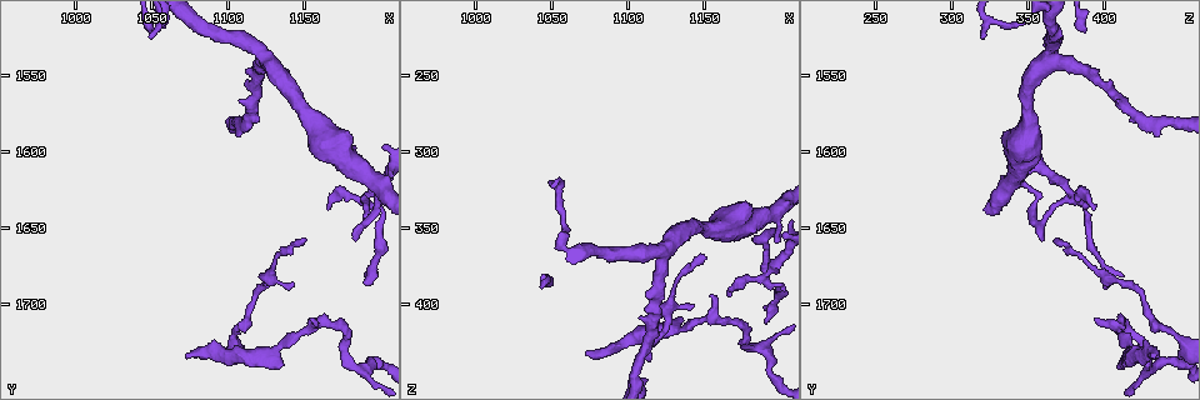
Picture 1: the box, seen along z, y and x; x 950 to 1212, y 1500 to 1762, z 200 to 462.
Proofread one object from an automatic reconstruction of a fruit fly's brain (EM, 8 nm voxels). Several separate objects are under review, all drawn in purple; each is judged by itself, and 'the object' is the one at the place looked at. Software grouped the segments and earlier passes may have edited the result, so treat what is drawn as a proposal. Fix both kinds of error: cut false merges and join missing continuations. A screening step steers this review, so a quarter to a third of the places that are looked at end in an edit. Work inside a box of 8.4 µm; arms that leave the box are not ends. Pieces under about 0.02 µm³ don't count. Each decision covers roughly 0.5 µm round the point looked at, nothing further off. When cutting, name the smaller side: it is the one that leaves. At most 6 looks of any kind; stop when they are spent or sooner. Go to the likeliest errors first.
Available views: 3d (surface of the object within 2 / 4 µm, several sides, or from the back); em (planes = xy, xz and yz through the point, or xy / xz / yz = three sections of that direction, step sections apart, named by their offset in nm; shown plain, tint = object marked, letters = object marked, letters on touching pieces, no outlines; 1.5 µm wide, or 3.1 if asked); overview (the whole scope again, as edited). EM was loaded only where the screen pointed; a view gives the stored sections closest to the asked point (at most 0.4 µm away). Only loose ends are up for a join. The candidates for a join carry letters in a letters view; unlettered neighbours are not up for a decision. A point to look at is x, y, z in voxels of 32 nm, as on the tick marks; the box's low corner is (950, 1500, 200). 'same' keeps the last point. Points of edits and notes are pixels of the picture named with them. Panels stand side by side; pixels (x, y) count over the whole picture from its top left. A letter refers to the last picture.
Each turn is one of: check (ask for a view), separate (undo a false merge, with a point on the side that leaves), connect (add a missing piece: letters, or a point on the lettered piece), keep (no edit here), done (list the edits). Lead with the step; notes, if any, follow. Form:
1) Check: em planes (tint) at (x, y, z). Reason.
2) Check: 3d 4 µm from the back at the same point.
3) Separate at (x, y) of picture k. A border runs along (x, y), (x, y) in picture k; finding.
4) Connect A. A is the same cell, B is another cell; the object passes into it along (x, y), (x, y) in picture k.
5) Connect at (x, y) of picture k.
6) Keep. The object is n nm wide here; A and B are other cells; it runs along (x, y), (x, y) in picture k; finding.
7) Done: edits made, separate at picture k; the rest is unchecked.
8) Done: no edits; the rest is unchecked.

Check: em planes (plain) at (1072, 1734, 434). Free end.

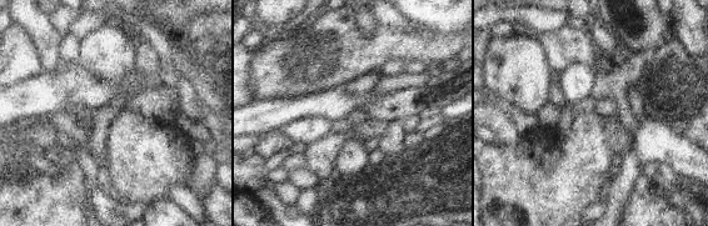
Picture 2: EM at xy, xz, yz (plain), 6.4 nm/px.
Check: em planes (letters) at the same point.

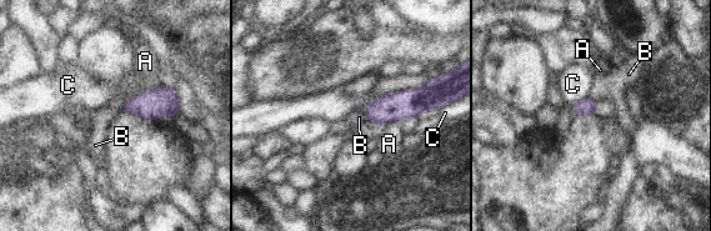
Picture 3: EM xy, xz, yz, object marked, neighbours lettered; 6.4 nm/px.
Keep. The longest contact is with B, 220 nm; A, B and C are other cells; no lettered piece goes on from it.

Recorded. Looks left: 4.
Check: em xy step 8 (letters) at (1190, 1632, 376). Three-way junction.

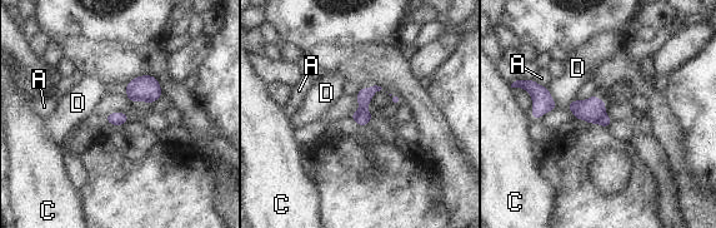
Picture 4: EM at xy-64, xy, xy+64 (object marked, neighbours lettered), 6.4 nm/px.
Separate at (364, 97) of picture 4. The longest contact is with D, 150 nm; A, C and D are other cells; a border runs along (365, 109), (356, 113), (353, 118) in picture 4; two neurons meet here.

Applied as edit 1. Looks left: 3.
Check: 3d 4 µm at (1176, 1714, 412). Sharp bend.

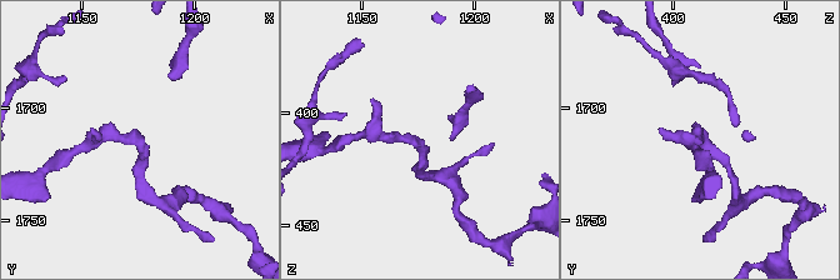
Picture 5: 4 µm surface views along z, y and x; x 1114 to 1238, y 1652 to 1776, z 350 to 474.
Check: em planes (letters) at (1175, 1713, 411).

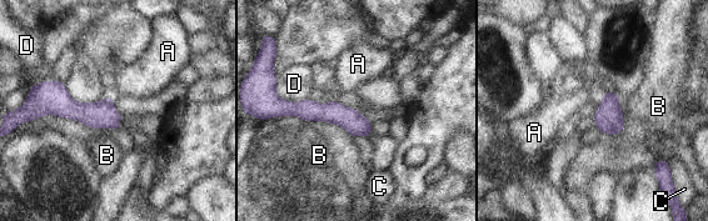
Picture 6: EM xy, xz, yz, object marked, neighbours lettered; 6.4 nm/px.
Keep. A, B, C and D are other cells; it runs along (282, 105), (337, 112), (367, 132) in picture 6; continuous, no second neuron.

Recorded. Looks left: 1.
Done: edits made, separate at picture 4; the rest is unchecked.

